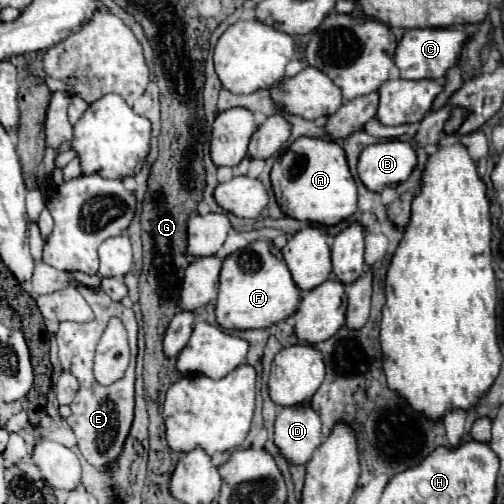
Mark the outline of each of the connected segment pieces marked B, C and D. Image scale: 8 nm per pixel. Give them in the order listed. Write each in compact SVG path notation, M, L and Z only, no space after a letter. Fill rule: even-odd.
M389 139L363 149L359 157L359 177L369 191L383 191L409 179L417 167L415 147L407 141Z
M427 27L427 29L409 29L405 31L401 43L395 51L395 65L401 71L403 79L437 79L441 81L445 73L459 63L459 55L467 45L467 33L463 29L451 27Z
M309 401L279 409L275 419L275 445L289 463L307 463L321 443L321 419Z

